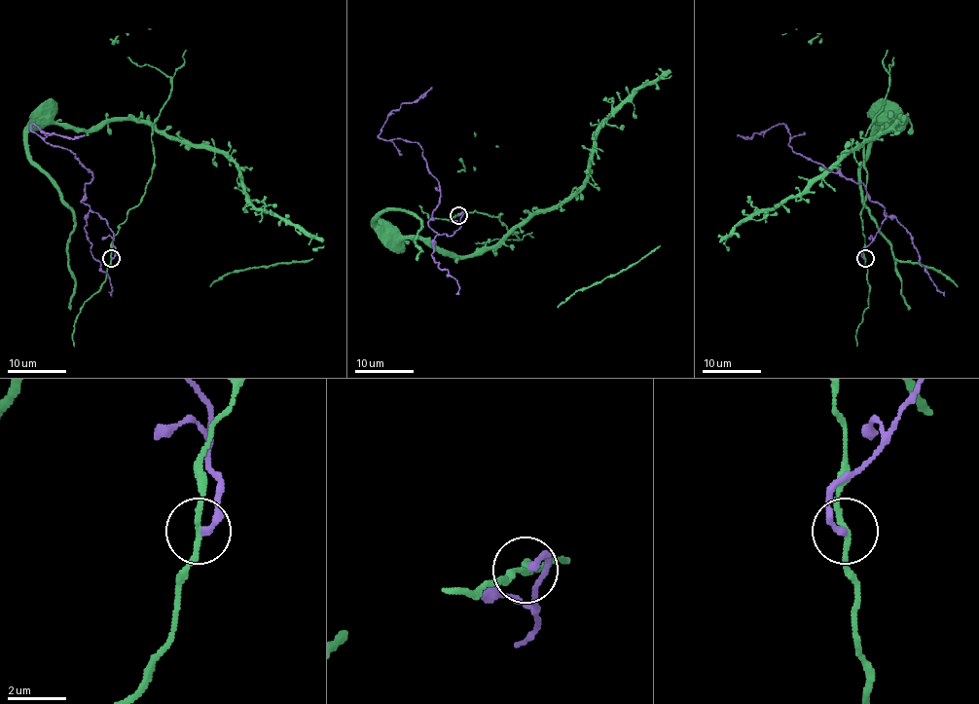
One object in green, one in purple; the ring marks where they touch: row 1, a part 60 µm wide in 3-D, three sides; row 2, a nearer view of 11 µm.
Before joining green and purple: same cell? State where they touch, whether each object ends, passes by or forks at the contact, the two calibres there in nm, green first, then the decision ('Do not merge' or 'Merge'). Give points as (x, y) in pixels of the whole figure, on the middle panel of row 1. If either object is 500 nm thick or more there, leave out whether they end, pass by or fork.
Place: (458, 215). At the ring green passes by. At the ring purple ends. Thickness 180 nm (green) against 220 nm. Do not merge

